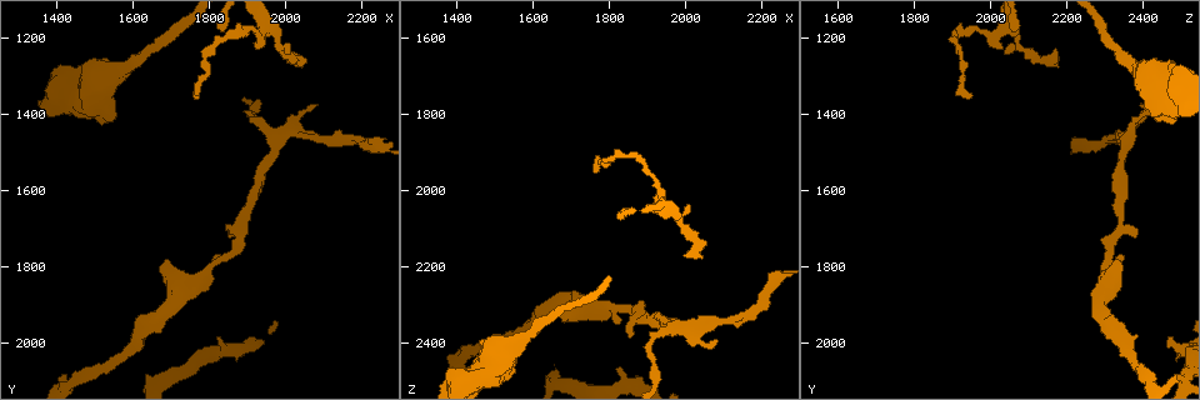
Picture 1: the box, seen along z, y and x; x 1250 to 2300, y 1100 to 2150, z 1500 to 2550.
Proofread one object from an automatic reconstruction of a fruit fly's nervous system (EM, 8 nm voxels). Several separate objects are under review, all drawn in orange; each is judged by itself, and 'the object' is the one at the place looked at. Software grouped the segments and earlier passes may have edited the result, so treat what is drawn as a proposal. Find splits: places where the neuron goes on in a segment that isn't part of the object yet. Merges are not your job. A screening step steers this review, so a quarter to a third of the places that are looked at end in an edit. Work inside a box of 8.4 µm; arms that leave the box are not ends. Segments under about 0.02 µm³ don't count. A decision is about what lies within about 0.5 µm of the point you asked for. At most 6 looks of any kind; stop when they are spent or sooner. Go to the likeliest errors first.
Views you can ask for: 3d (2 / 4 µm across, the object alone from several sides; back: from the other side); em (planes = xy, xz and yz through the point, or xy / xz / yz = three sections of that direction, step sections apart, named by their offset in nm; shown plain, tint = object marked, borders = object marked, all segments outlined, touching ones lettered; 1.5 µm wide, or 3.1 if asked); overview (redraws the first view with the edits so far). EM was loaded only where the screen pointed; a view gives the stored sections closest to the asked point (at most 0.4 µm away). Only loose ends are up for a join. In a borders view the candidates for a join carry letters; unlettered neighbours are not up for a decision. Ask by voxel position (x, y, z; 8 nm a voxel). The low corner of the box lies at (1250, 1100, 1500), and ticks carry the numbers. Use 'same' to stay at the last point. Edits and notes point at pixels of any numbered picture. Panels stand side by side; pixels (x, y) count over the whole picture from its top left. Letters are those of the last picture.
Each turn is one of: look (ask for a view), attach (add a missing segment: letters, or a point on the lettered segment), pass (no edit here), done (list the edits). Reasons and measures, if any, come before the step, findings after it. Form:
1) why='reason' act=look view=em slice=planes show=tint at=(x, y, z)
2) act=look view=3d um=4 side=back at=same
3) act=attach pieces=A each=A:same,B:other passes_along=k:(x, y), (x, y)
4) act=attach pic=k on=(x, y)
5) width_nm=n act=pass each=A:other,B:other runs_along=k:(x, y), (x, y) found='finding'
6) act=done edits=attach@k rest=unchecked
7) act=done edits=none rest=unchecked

act=look view=3d um=2 at=(1690, 1775, 2335)

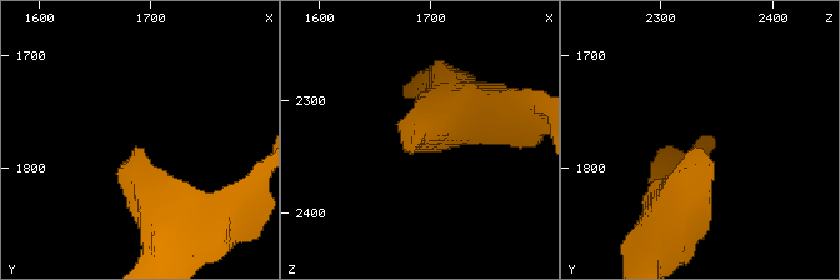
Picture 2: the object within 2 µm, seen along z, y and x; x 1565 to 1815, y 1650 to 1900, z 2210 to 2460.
act=look view=em slice=xy step=4 show=borders at=(1686, 1780, 2332)

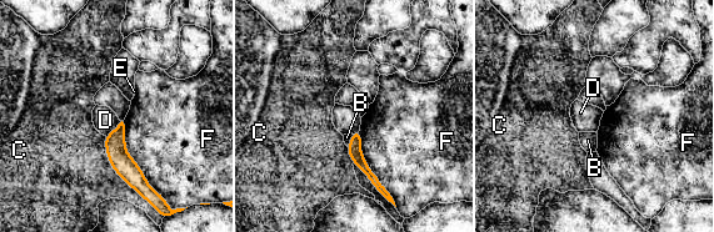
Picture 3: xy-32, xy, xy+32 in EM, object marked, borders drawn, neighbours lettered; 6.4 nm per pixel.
why='cut it another way' act=look view=em slice=planes show=borders at=same

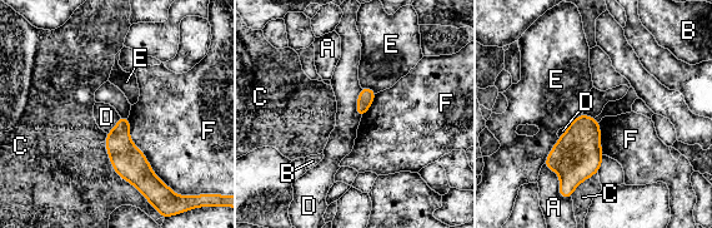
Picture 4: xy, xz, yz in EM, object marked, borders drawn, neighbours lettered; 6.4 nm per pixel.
longest_contact=F:550nm act=pass each=A:other,B:other,C:other,D:other,E:other,F:other border=4:(558, 138), (543, 163) found='none of them fits'

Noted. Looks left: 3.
why='free end' act=look view=em slice=planes show=borders at=(1830, 1980, 2470)

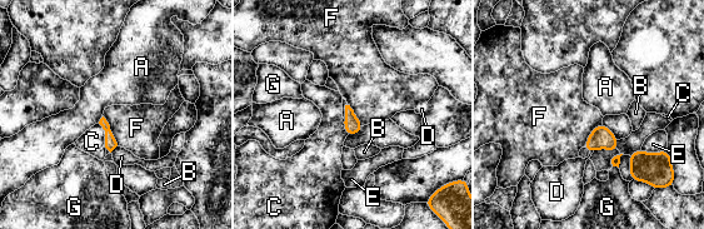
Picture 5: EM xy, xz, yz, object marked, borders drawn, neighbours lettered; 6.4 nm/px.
act=pass each=A:other,B:other,C:other,D:other,E:other,F:other,G:other border=5:(103, 115), (118, 145) found='no lettered segment goes on from it'

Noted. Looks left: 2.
act=done edits=none rest=unchecked

